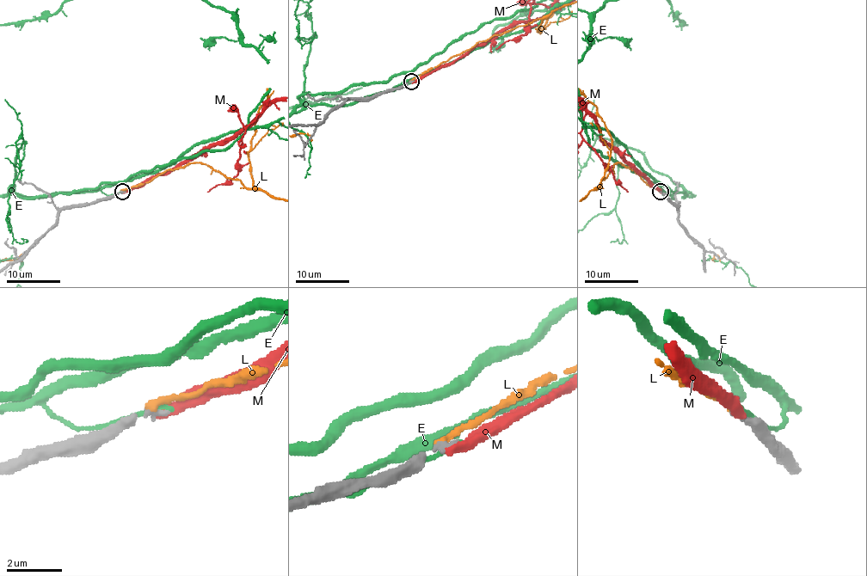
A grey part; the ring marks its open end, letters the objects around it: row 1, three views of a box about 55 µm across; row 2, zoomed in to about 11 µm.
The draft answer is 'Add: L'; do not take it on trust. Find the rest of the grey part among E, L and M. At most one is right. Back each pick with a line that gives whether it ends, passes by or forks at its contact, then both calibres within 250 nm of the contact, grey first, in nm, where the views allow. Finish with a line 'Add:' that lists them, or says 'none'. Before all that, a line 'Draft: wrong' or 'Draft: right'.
Draft: wrong
Add: none

